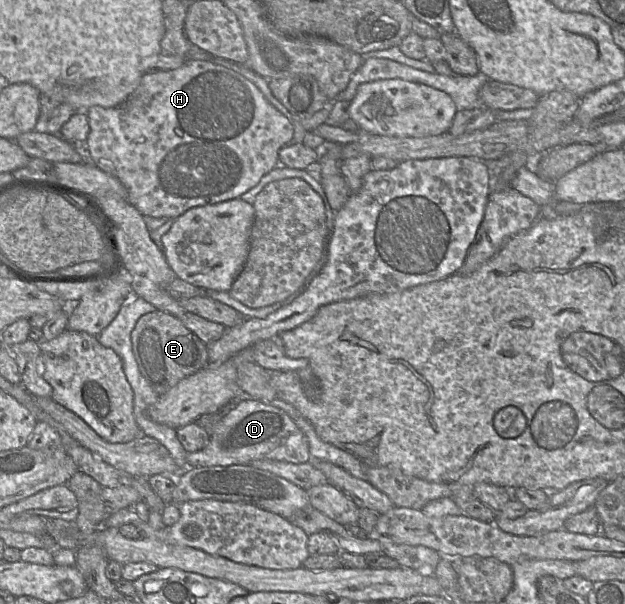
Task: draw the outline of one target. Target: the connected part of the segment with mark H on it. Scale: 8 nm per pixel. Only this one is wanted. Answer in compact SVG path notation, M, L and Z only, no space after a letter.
M187 58L185 63L175 69L175 70L153 70L153 71L148 71L147 73L144 74L142 77L139 85L137 88L134 90L134 92L120 105L116 107L111 107L111 108L106 108L102 106L92 106L86 111L86 115L89 120L89 125L90 125L90 131L88 134L88 137L84 143L84 149L86 150L86 156L87 160L97 166L99 169L117 177L121 183L125 186L128 192L128 197L127 201L132 204L143 216L149 216L149 217L154 217L154 218L168 218L168 219L176 219L183 213L185 213L187 210L191 208L195 208L198 206L206 206L206 205L211 205L211 204L217 204L223 201L231 200L231 199L240 199L240 197L256 186L261 178L266 175L268 172L270 172L272 169L274 169L277 164L278 164L278 152L280 151L281 148L286 146L287 144L290 143L290 141L293 138L294 134L294 129L293 129L293 124L290 120L288 120L281 112L279 112L263 95L263 93L259 90L259 88L251 82L249 79L241 75L240 73L227 68L223 65L219 65L216 63L213 63L208 60L199 60L199 59L190 59Z

